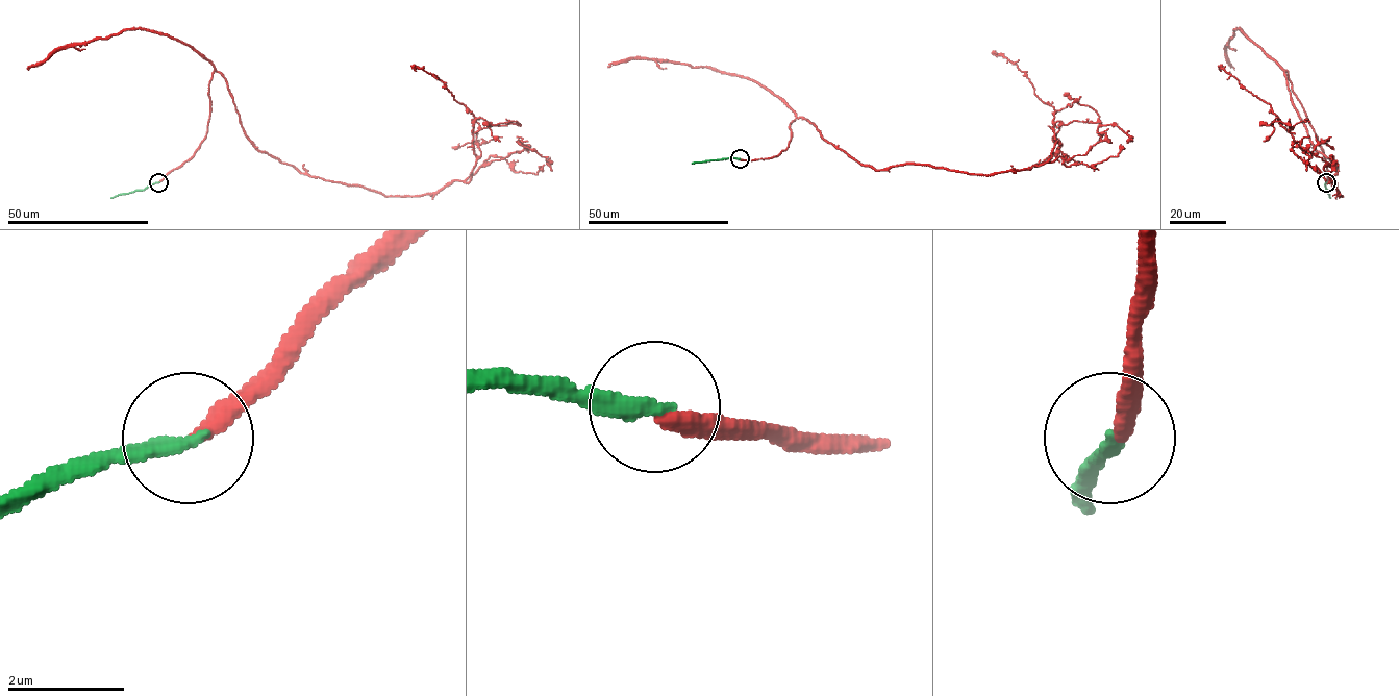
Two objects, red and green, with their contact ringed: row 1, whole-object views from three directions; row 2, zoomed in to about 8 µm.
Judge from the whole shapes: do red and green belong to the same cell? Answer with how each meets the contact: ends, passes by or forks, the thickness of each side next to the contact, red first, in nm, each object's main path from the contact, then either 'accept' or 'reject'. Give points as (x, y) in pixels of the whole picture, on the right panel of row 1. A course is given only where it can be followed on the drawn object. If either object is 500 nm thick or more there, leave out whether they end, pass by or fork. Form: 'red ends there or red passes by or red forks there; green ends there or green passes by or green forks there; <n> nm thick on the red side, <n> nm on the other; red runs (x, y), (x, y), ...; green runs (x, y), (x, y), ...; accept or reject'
red ends there; green ends there; 280 nm thick on the red side, 280 nm on the other; red runs (1326, 182), (1288, 72), (1342, 196), (1270, 105), (1221, 71); green runs (1326, 182), (1330, 198); accept

